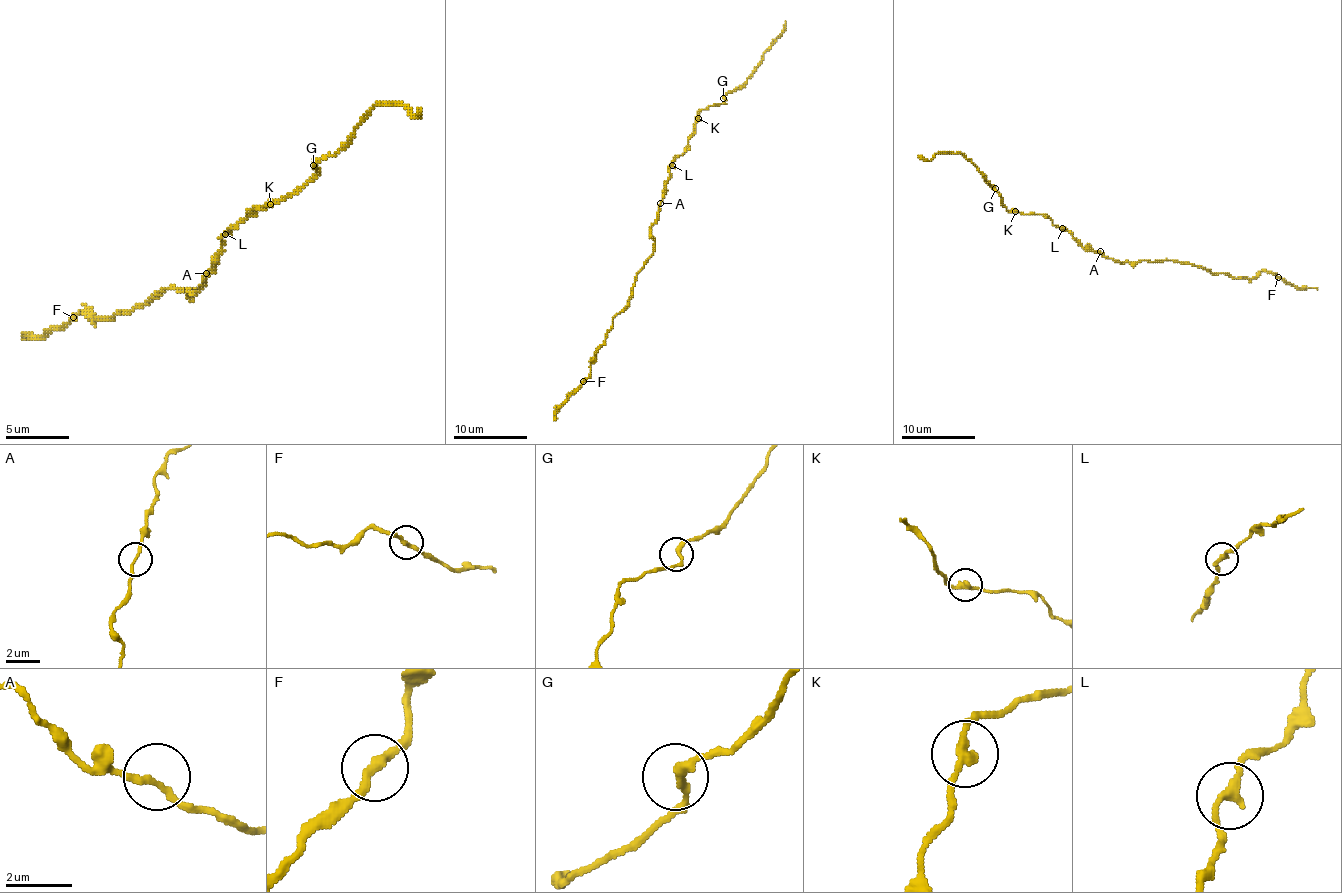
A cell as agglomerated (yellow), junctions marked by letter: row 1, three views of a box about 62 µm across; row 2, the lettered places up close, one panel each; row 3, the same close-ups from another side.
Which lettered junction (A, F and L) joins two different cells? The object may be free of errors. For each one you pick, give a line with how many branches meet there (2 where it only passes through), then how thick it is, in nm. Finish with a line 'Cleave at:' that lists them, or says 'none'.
Cleave at: none

